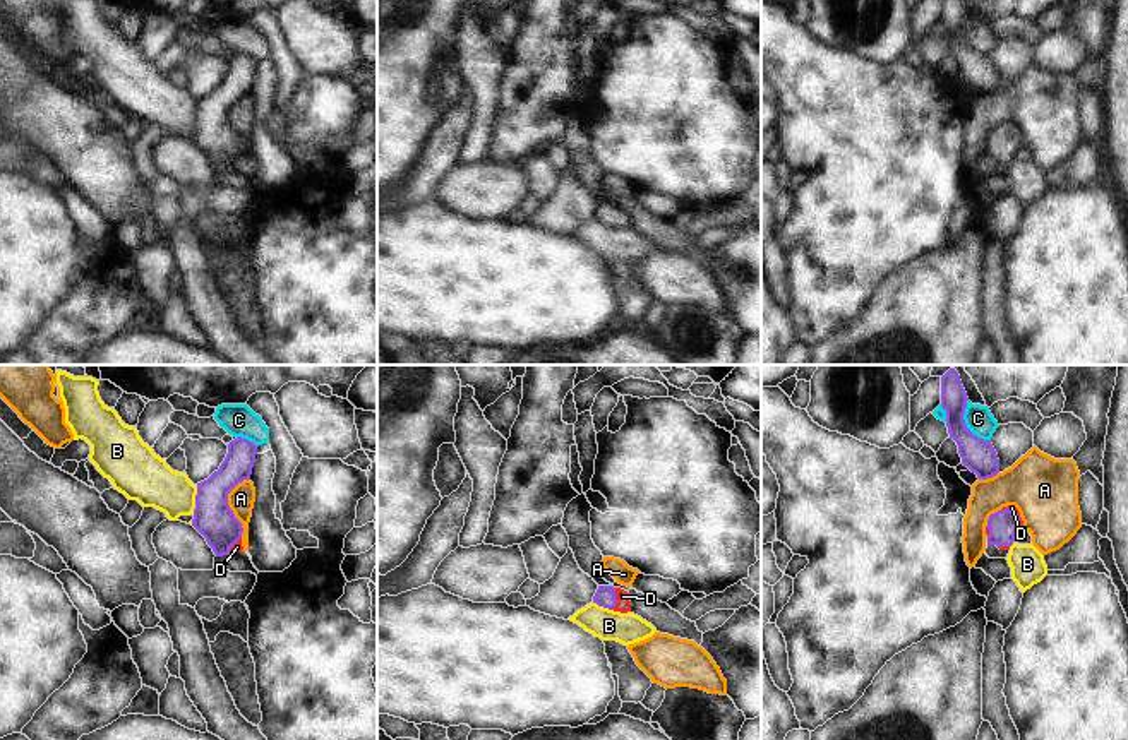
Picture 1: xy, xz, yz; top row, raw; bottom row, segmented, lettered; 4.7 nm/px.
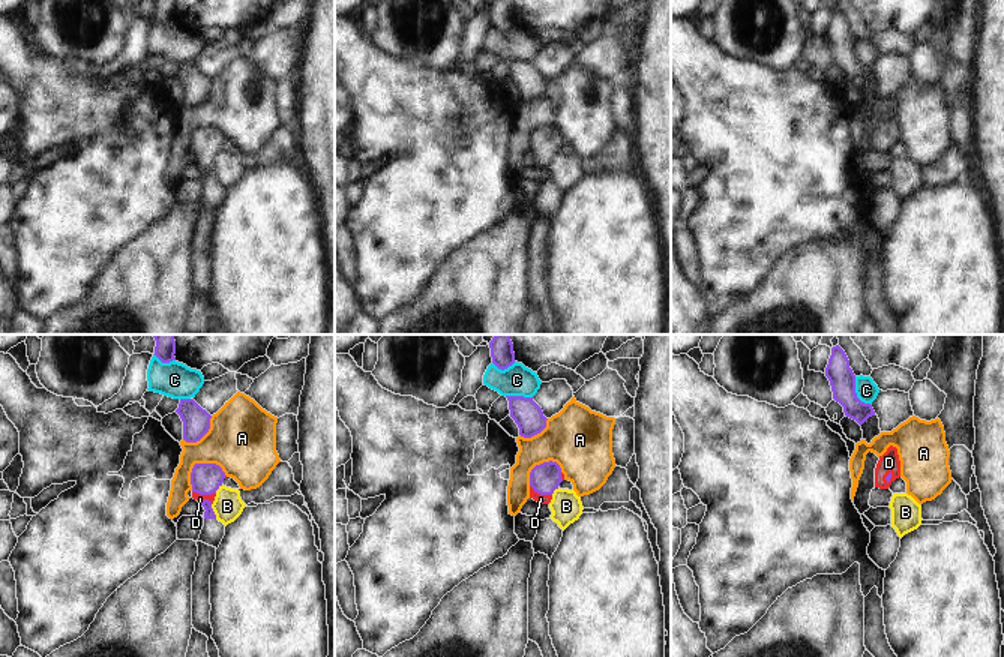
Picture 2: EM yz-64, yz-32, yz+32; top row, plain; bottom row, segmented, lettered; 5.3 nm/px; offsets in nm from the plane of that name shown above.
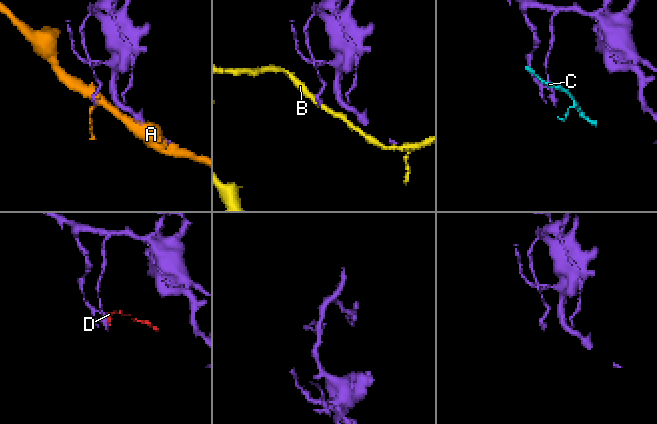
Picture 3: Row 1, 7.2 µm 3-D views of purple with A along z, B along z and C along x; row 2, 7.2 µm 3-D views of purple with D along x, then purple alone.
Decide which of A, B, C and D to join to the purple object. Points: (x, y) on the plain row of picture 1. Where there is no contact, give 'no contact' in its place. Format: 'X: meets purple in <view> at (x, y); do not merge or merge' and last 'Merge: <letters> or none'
A: meets purple in xy at (228, 122); do not merge
B: meets purple in xy at (196, 117); do not merge
C: meets purple in yz at (966, 41); do not merge
D: meets purple in xz at (616, 216); merge
Merge: D

